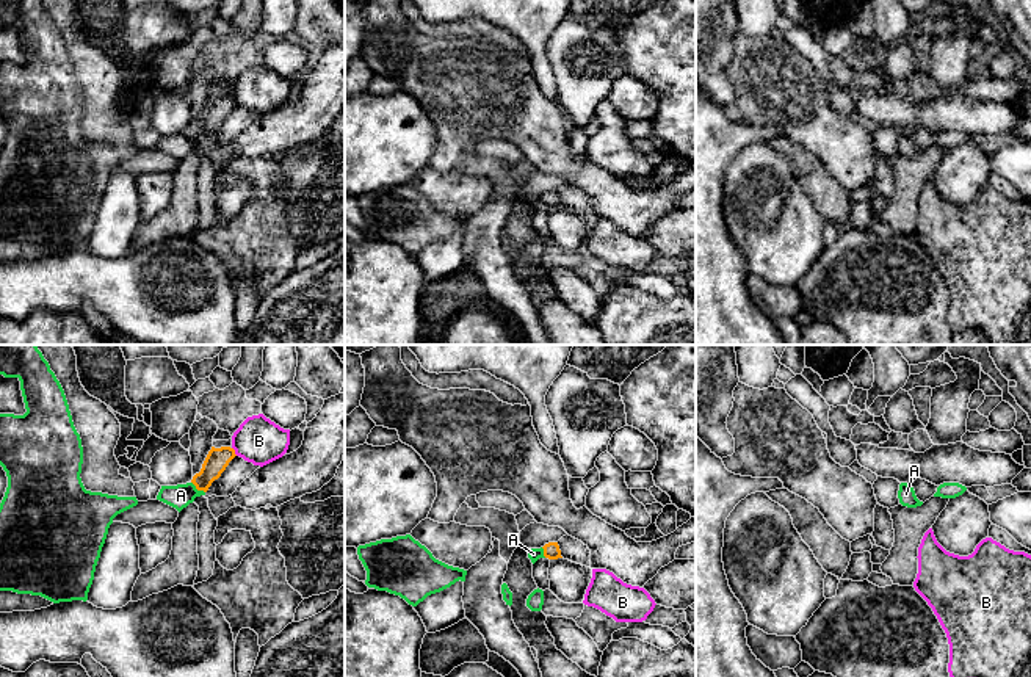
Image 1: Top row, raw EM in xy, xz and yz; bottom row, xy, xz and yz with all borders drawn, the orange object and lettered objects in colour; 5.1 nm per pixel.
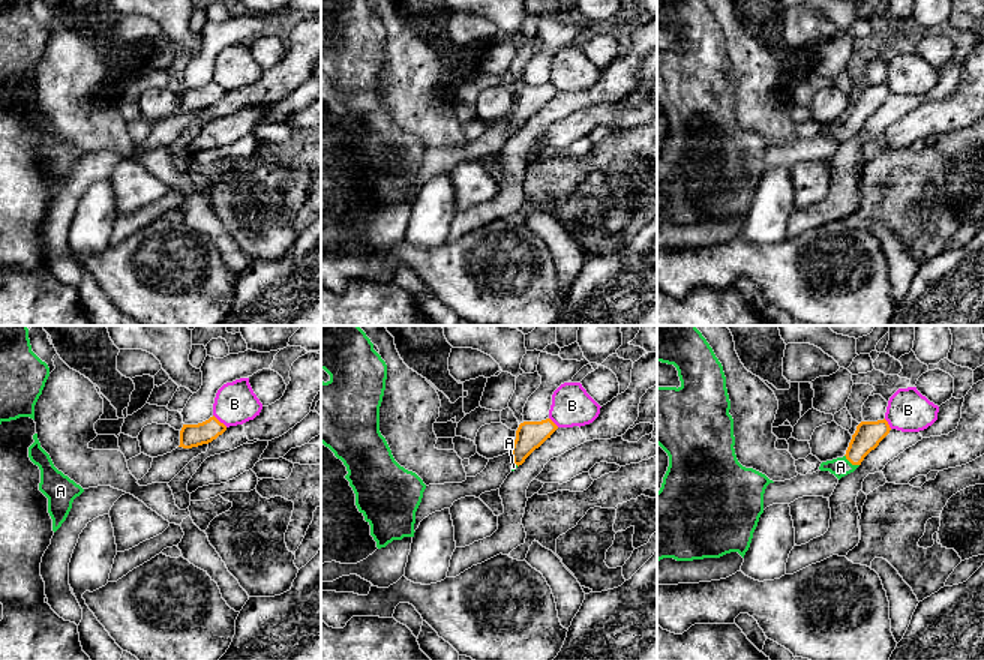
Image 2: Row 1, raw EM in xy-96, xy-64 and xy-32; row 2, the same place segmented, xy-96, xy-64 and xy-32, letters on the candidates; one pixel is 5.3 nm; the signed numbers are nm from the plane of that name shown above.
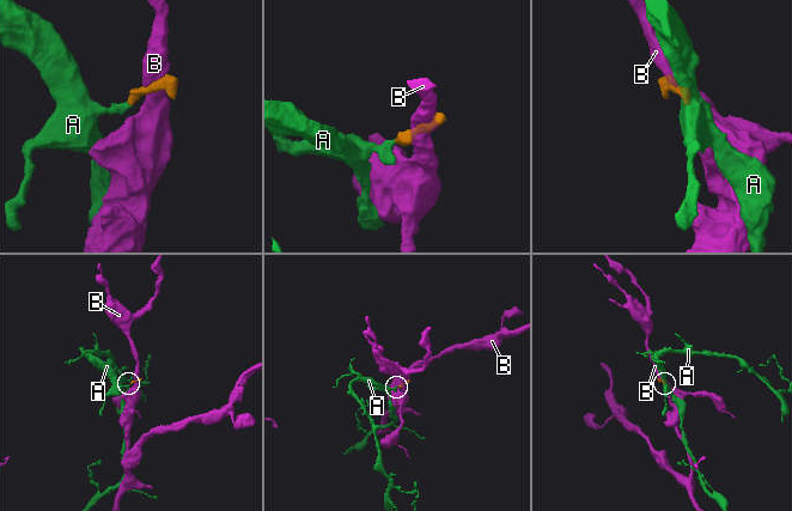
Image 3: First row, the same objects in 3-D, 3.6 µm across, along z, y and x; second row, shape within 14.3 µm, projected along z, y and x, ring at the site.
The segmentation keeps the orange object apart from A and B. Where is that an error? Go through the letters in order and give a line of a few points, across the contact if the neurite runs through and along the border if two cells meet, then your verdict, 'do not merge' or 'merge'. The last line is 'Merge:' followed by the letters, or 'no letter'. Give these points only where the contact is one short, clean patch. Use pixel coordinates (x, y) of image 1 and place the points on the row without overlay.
A: line xy (217, 108), (198, 138), (180, 144); merge
B: line xy (232, 96), (237, 104); do not merge
Merge: A

